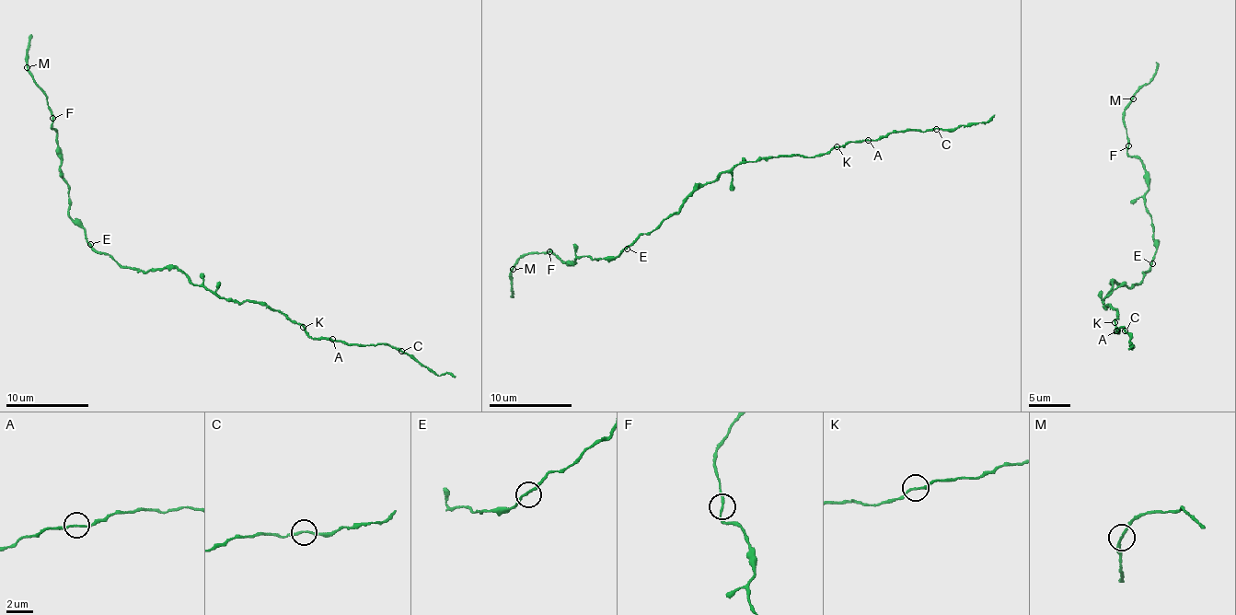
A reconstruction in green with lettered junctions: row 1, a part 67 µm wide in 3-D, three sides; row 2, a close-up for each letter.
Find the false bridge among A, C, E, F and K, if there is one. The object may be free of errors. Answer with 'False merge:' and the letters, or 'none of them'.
False merge: none of them

